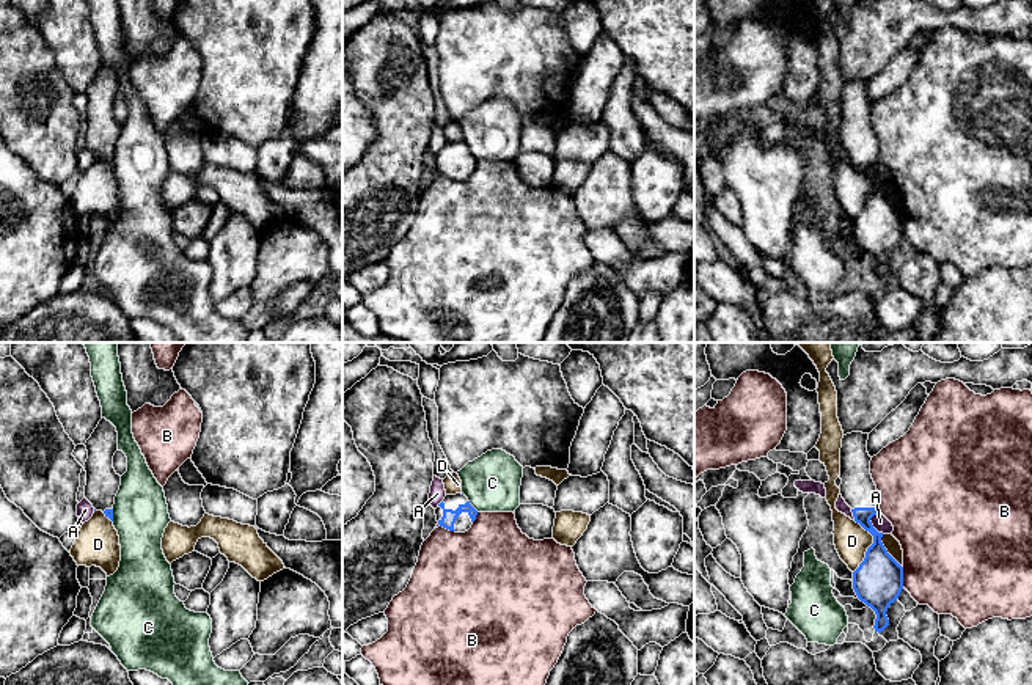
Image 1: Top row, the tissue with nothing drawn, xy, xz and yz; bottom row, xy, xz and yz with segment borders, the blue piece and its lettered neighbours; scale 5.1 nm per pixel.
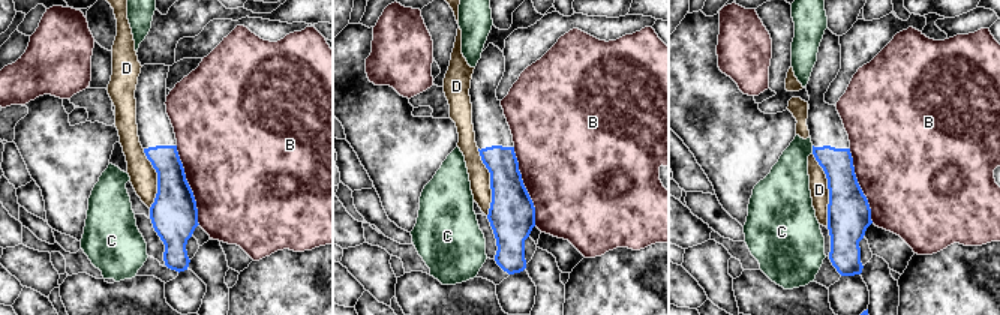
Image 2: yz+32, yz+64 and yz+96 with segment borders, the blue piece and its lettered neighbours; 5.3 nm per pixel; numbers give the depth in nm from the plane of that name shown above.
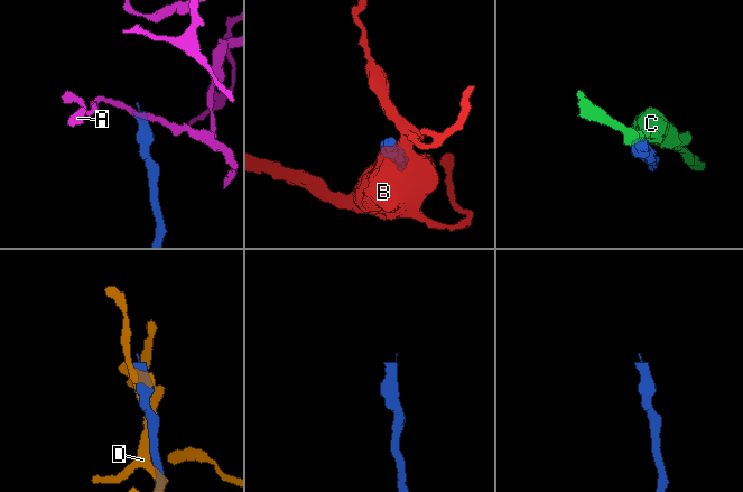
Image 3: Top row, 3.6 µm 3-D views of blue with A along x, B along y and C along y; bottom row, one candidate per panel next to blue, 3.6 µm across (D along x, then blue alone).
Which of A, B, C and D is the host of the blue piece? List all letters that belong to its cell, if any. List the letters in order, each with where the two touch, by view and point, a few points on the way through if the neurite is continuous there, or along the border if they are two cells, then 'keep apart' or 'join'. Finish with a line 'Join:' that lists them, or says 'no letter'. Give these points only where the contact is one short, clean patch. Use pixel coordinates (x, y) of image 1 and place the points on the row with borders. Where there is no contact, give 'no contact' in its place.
A: contact yz (870, 523); border yz (880, 511), (870, 519), (870, 523), (883, 533); keep apart
B: contact yz (902, 577); keep apart
C: contact xz (472, 506); keep apart
D: contact yz (870, 545); keep apart
Join: no letter

